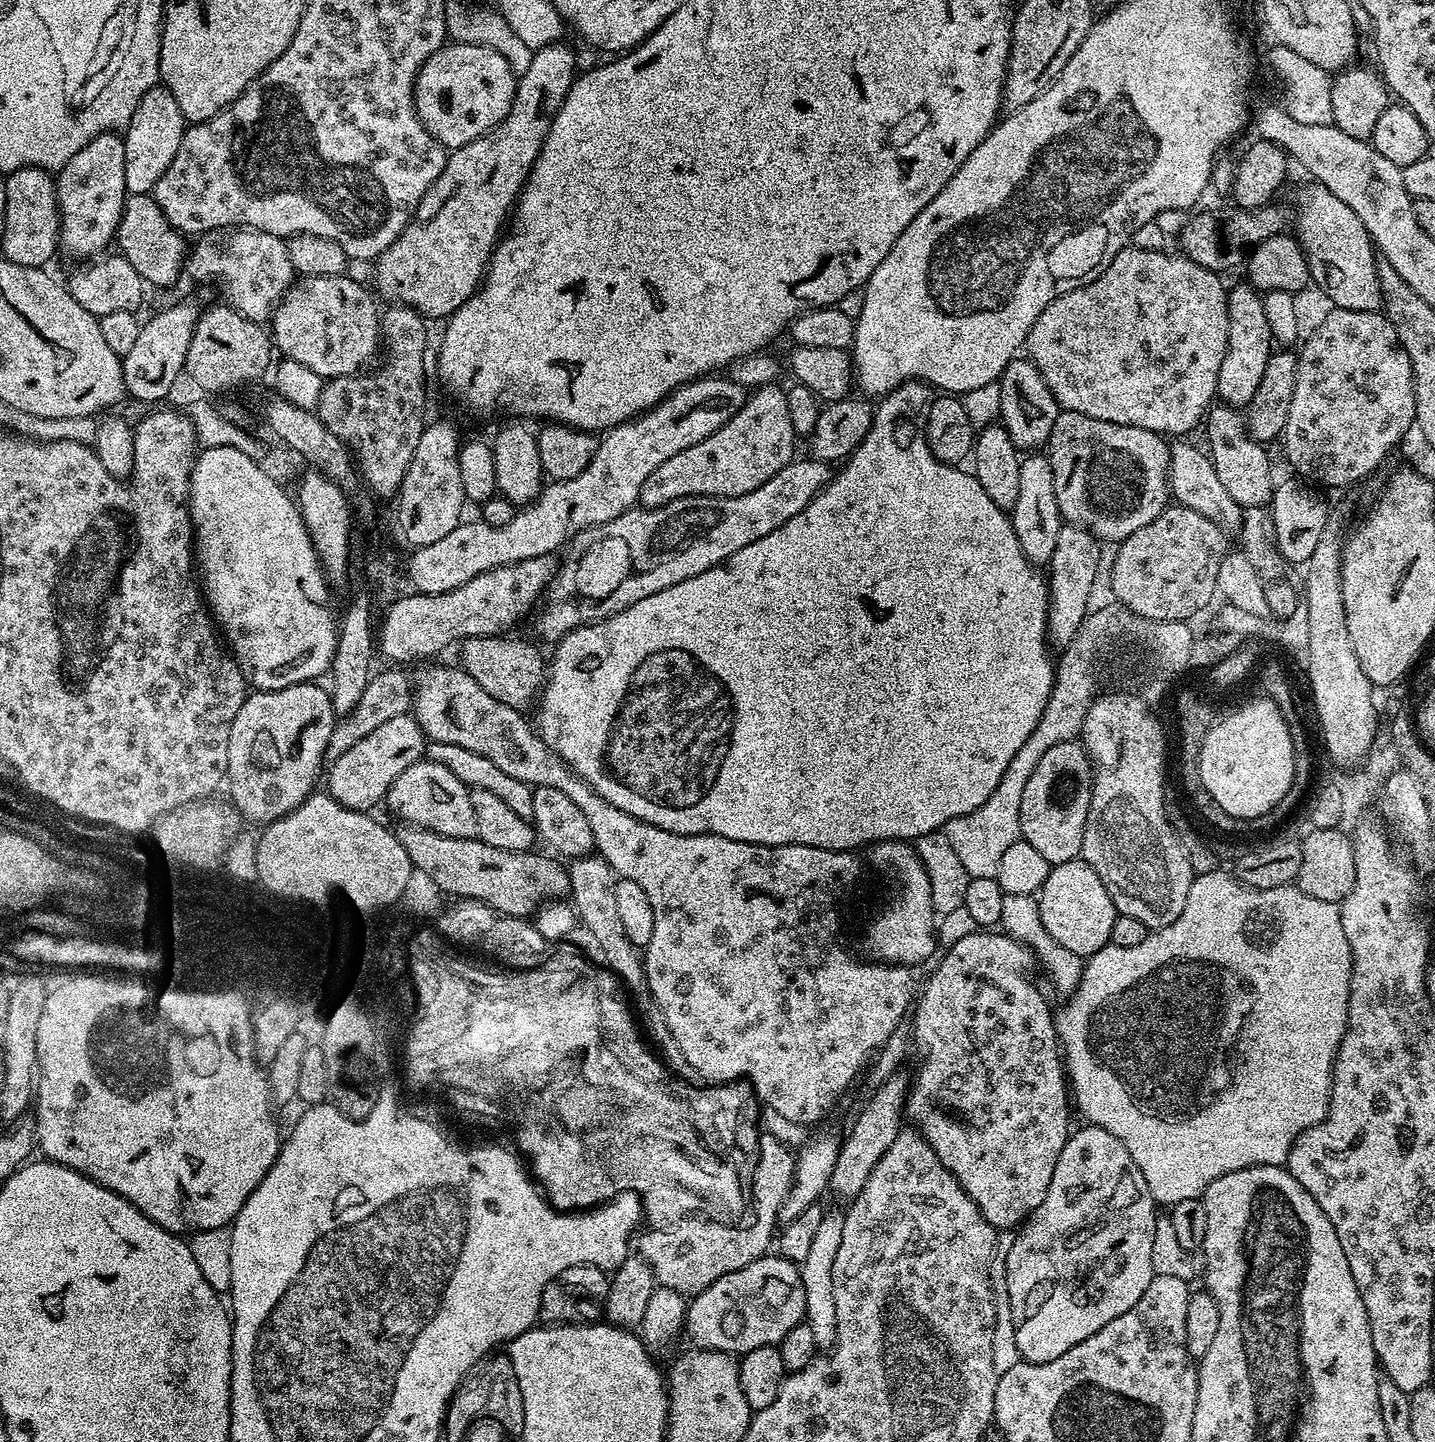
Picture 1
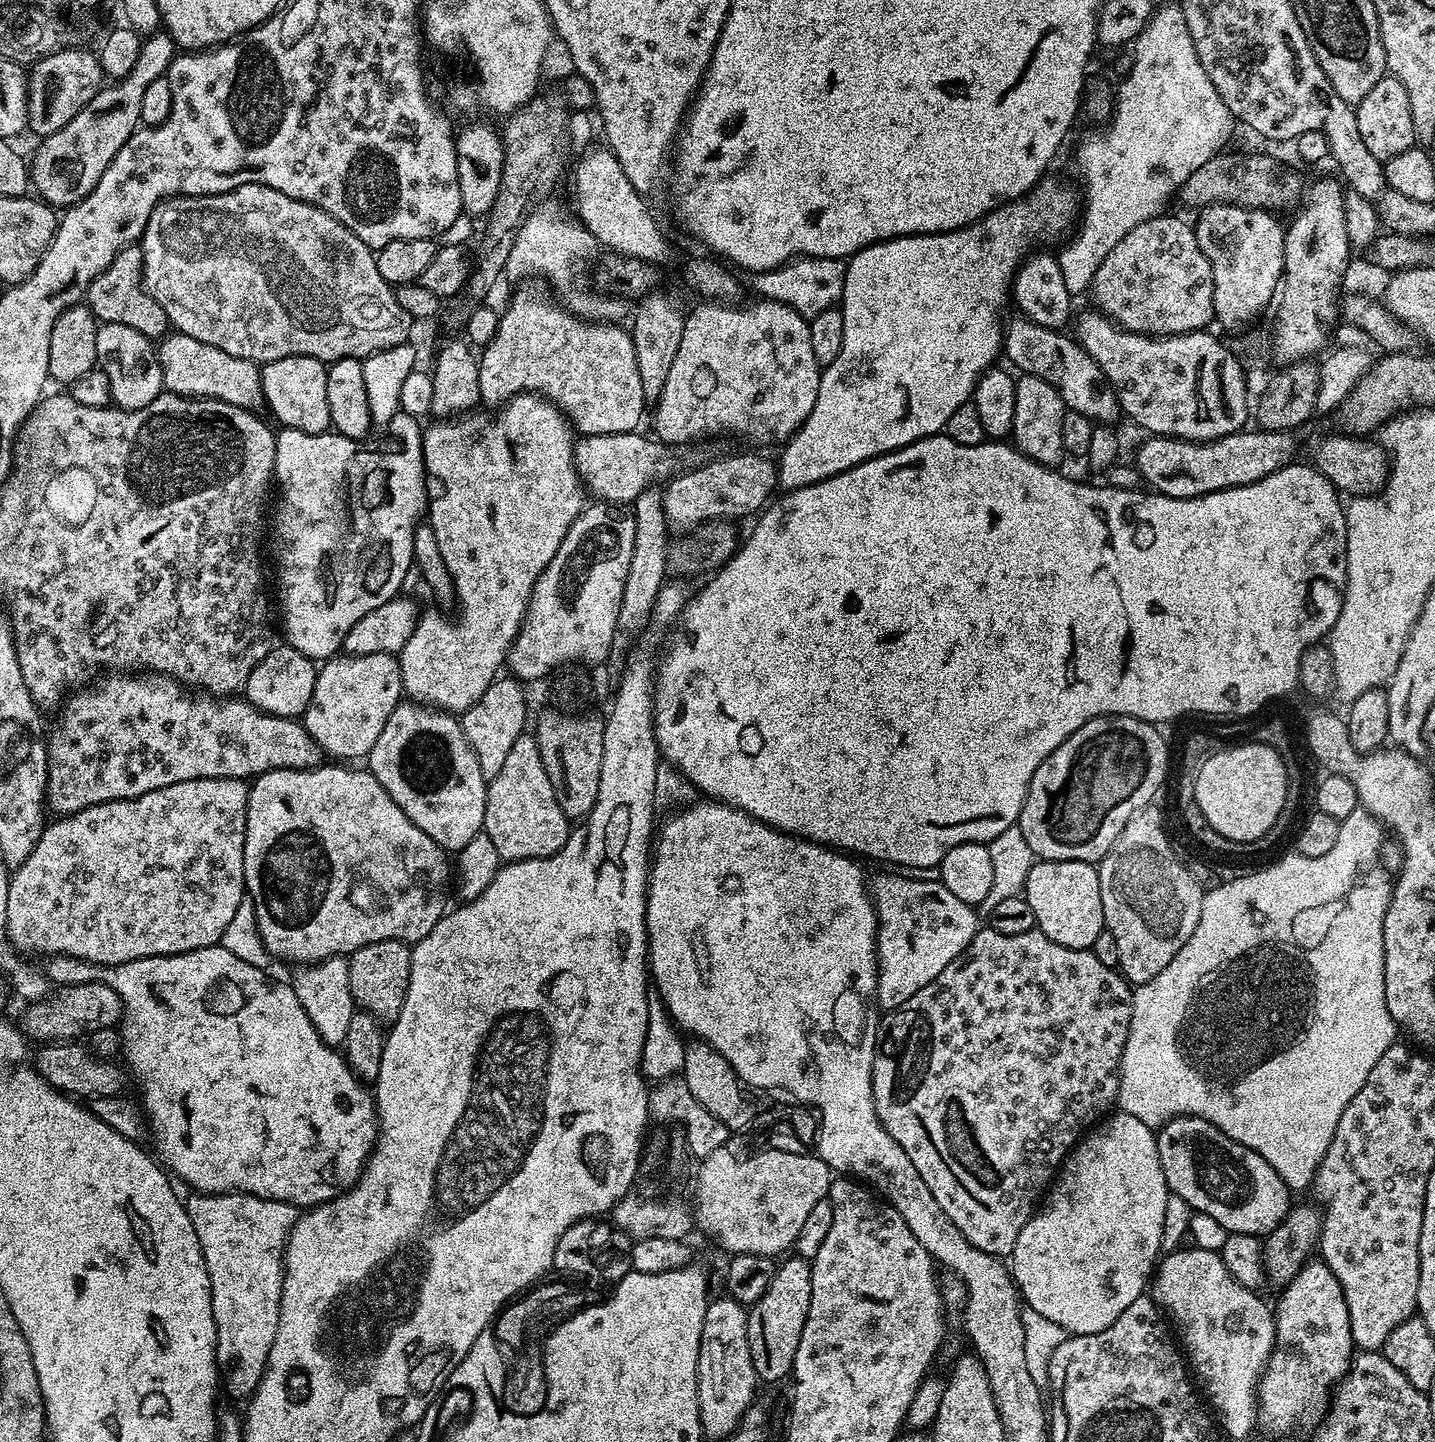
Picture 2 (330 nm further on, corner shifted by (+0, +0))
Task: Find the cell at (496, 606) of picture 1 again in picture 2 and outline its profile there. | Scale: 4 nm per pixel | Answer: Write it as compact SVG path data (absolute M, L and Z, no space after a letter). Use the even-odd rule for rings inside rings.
M346 654L337 655L335 658L329 659L316 673L316 681L314 682L314 694L310 698L310 702L306 706L302 723L305 730L310 734L310 738L314 740L320 748L321 753L325 757L337 756L340 762L356 762L356 759L367 757L368 751L374 746L374 742L378 742L378 734L382 734L382 730L386 726L386 718L390 718L392 711L402 703L404 696L404 687L402 686L402 674L400 673L399 659L393 654L368 654L366 656L349 656Z

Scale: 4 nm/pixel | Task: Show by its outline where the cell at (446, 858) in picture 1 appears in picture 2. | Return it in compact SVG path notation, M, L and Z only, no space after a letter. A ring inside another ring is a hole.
M159 674L108 675L112 676L106 677L107 675L105 675L103 678L97 679L91 686L73 691L63 701L56 725L53 728L51 725L50 731L47 733L48 791L46 793L46 808L49 813L57 812L55 814L57 817L73 816L76 812L115 800L133 800L142 794L150 794L150 790L162 790L162 786L174 786L174 782L190 782L200 778L230 778L231 780L248 782L270 770L286 770L287 768L290 770L306 770L307 768L321 767L322 753L320 748L310 738L310 734L305 730L299 719L287 716L271 716L269 712L260 712L244 698L217 698L211 694L193 694L172 676L161 676Z

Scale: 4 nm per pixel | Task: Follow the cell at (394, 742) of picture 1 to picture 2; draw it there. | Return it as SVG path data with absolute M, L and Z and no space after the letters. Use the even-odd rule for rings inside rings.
M525 394L509 400L507 404L495 409L491 414L487 411L484 411L485 413L480 411L484 410L461 414L455 418L444 418L439 422L432 422L436 424L430 425L429 428L427 425L423 429L424 475L428 489L426 520L434 530L438 549L441 550L446 569L450 572L450 578L453 579L453 586L456 588L455 603L458 605L458 609L460 608L460 613L457 614L456 621L452 621L447 620L444 617L447 615L440 610L421 611L406 646L402 646L402 650L398 653L404 696L409 701L449 714L463 714L470 706L474 706L474 702L478 702L478 698L482 698L482 694L486 694L492 681L501 675L508 659L508 652L512 649L516 635L520 632L538 578L546 570L546 566L550 566L550 558L554 558L558 546L562 546L562 538L566 538L566 530L570 530L572 523L586 507L586 499L584 500L586 489L580 483L580 475L576 473L576 463L572 457L574 429L569 424L568 417L552 401L535 394Z

